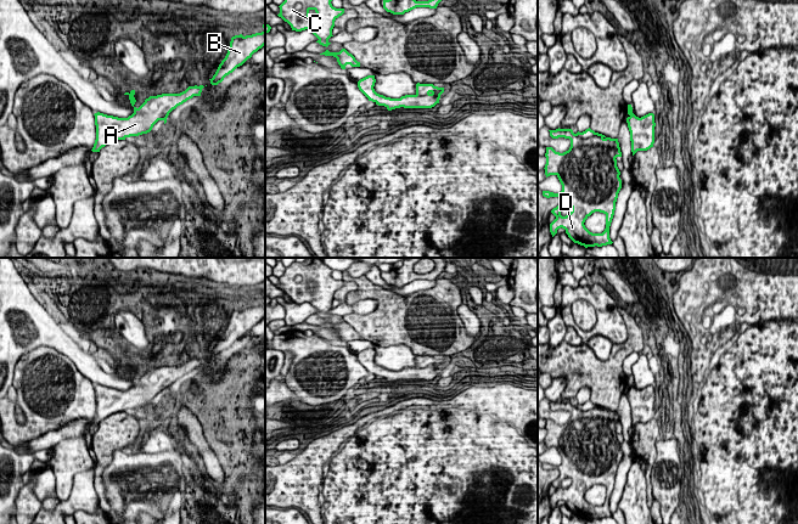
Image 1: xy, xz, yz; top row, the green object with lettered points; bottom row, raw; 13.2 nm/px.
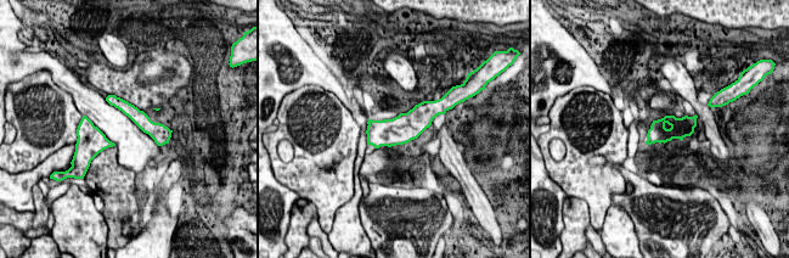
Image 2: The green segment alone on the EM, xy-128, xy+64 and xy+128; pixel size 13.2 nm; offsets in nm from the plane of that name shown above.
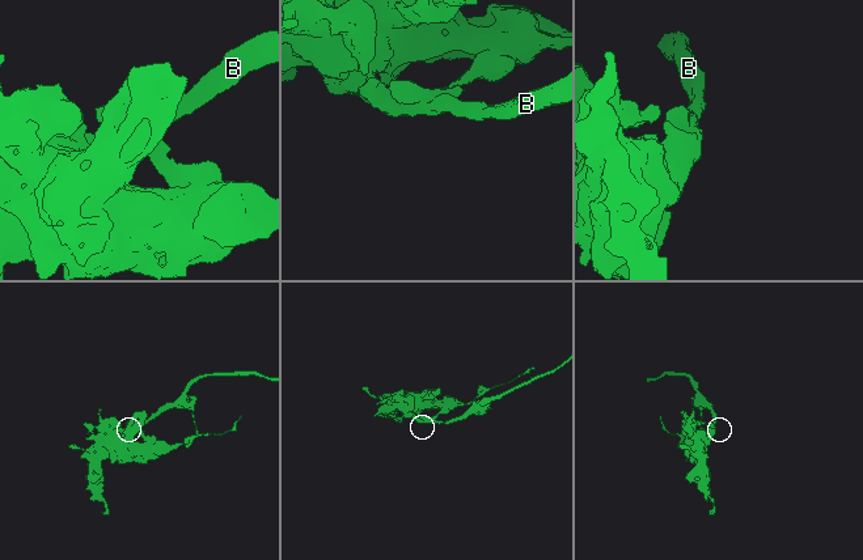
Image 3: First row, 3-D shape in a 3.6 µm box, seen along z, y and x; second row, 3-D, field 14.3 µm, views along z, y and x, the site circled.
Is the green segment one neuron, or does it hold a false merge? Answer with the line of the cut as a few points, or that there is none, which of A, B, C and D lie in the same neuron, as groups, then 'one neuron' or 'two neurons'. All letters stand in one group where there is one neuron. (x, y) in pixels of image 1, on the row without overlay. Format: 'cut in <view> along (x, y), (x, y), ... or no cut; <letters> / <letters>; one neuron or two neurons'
no cut; A B C D; one neuron

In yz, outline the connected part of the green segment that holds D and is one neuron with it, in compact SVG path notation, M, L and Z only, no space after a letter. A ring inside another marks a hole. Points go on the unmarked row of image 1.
M590 400L583 405L574 406L572 401L549 402L552 411L564 410L571 412L568 423L560 426L552 419L546 419L545 447L556 447L562 457L560 466L543 463L546 471L557 469L560 475L551 485L556 491L550 496L552 509L558 501L564 501L568 509L580 518L602 519L612 517L609 511L609 498L616 483L616 474L622 461L620 444L617 439L617 429L622 429L618 411L606 410L602 406L595 405ZM595 484L606 488L606 501L602 506L590 505L584 495Z

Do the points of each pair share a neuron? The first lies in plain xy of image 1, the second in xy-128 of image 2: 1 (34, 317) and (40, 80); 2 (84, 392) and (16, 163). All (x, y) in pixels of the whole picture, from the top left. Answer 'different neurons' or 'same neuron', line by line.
1: different neurons
2: same neuron

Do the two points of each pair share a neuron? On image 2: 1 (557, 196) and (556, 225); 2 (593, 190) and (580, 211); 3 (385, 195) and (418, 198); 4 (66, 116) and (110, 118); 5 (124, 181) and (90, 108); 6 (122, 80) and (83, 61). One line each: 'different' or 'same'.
1: same
2: different
3: same
4: different
5: different
6: different

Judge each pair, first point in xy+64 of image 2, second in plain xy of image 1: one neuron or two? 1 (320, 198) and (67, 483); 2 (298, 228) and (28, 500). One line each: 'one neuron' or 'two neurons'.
1: one neuron
2: one neuron

